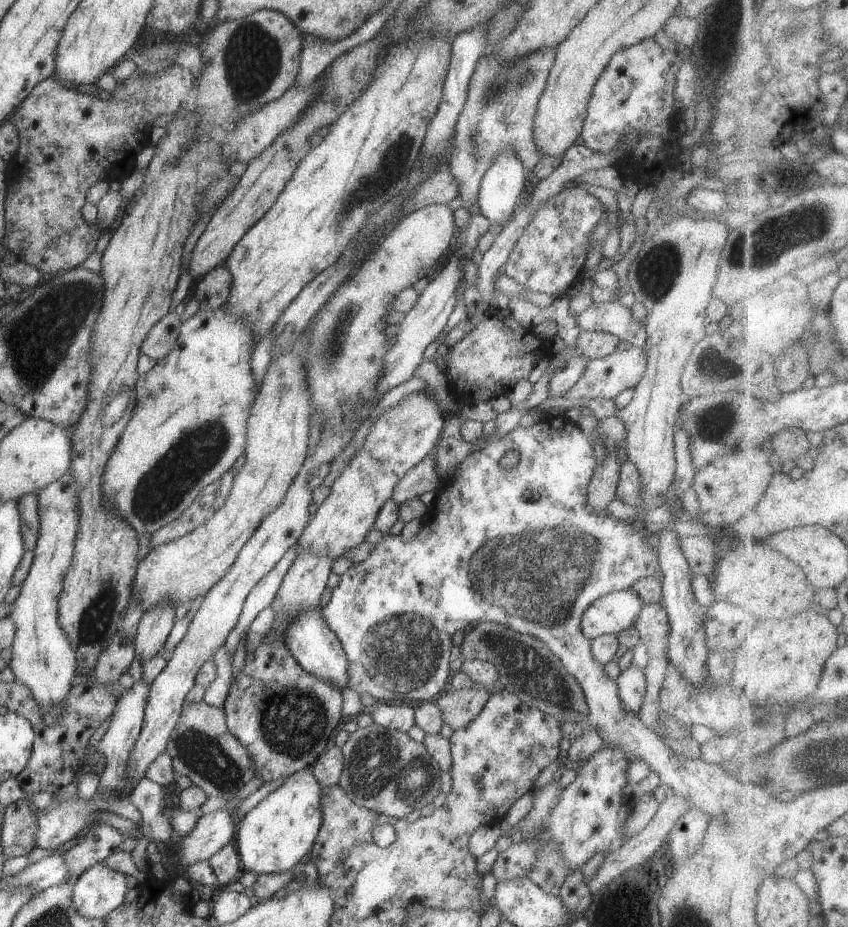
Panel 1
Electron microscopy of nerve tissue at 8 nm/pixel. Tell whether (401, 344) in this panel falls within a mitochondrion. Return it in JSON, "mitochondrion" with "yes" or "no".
{"mitochondrion":"no"}

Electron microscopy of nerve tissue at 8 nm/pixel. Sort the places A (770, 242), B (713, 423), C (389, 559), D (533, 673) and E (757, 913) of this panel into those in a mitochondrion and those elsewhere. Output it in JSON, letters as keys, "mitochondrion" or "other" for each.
{"A":"mitochondrion","B":"mitochondrion","C":"other","D":"mitochondrion","E":"other"}

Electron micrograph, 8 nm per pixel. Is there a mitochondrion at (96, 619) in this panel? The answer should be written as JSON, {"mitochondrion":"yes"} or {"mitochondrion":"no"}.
{"mitochondrion":"yes"}

